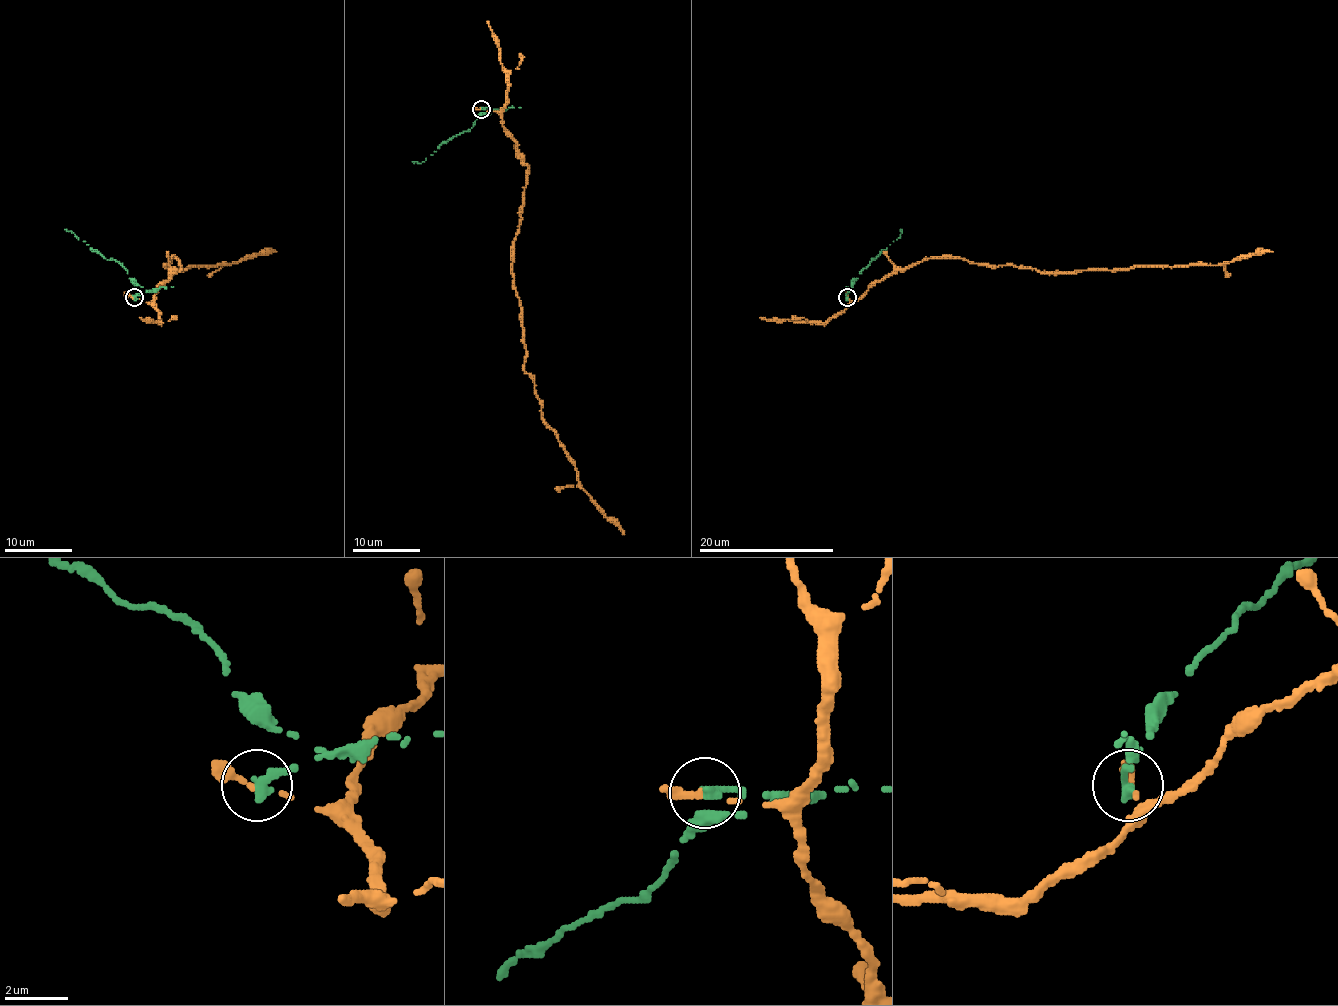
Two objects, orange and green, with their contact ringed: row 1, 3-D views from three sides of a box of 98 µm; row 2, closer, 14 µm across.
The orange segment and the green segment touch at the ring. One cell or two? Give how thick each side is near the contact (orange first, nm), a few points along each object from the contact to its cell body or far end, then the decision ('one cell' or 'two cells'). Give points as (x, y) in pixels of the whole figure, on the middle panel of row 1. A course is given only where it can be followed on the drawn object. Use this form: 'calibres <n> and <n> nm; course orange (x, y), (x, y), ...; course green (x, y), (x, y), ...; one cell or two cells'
calibres 280 and 380 nm; course orange (480, 109), (499, 114), (527, 167), (512, 261), (524, 370), (543, 421), (575, 465), (578, 485), (624, 534); course green (482, 109), (488, 107), (493, 111), (483, 112), (470, 129), (444, 141), (424, 162), (412, 162); two cells

